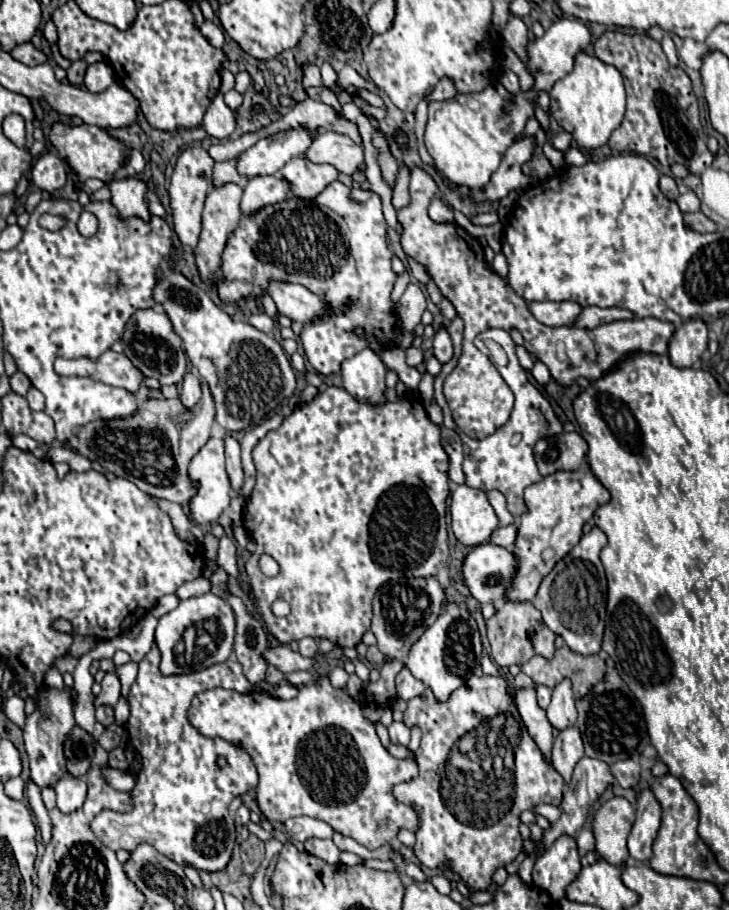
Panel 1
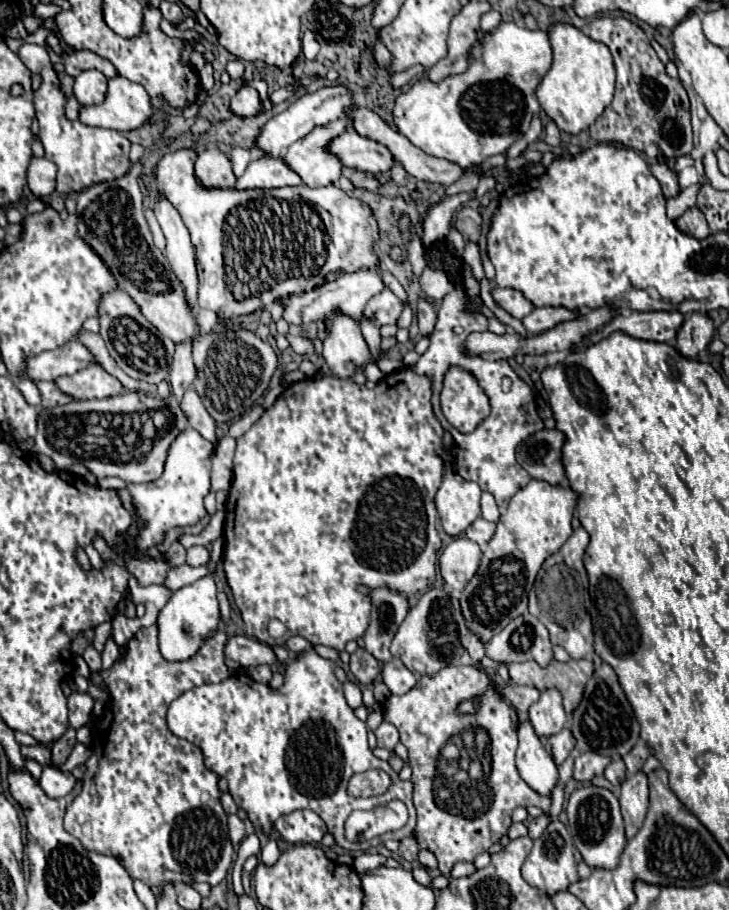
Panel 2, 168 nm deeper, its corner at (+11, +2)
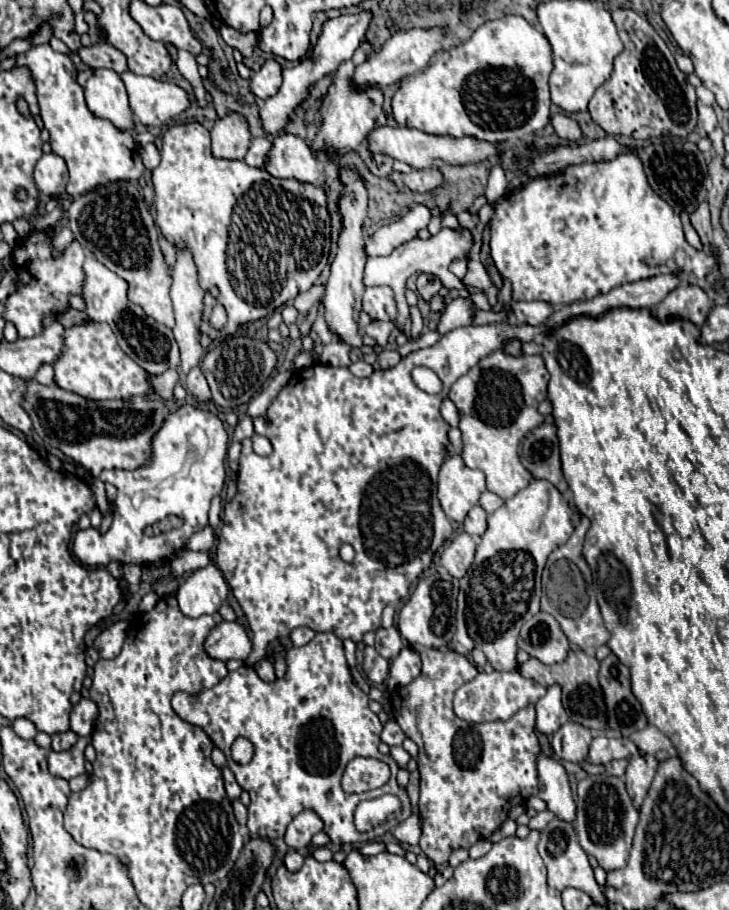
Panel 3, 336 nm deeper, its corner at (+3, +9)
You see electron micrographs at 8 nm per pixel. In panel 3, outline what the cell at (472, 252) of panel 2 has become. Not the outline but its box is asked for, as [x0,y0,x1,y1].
[463,256,497,304]

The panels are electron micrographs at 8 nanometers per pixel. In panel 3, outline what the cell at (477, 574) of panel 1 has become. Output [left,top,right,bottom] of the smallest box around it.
[441,532,477,578]

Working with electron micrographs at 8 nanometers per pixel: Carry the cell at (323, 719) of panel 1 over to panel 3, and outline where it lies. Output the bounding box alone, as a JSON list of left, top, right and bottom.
[173,632,413,844]

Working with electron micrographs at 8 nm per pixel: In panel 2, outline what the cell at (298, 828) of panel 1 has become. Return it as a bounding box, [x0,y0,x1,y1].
[275,809,327,845]

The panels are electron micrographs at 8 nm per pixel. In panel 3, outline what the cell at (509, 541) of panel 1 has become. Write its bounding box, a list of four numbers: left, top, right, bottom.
[463,506,487,538]

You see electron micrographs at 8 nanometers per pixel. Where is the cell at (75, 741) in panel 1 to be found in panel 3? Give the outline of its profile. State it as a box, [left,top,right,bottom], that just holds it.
[53,730,77,752]

